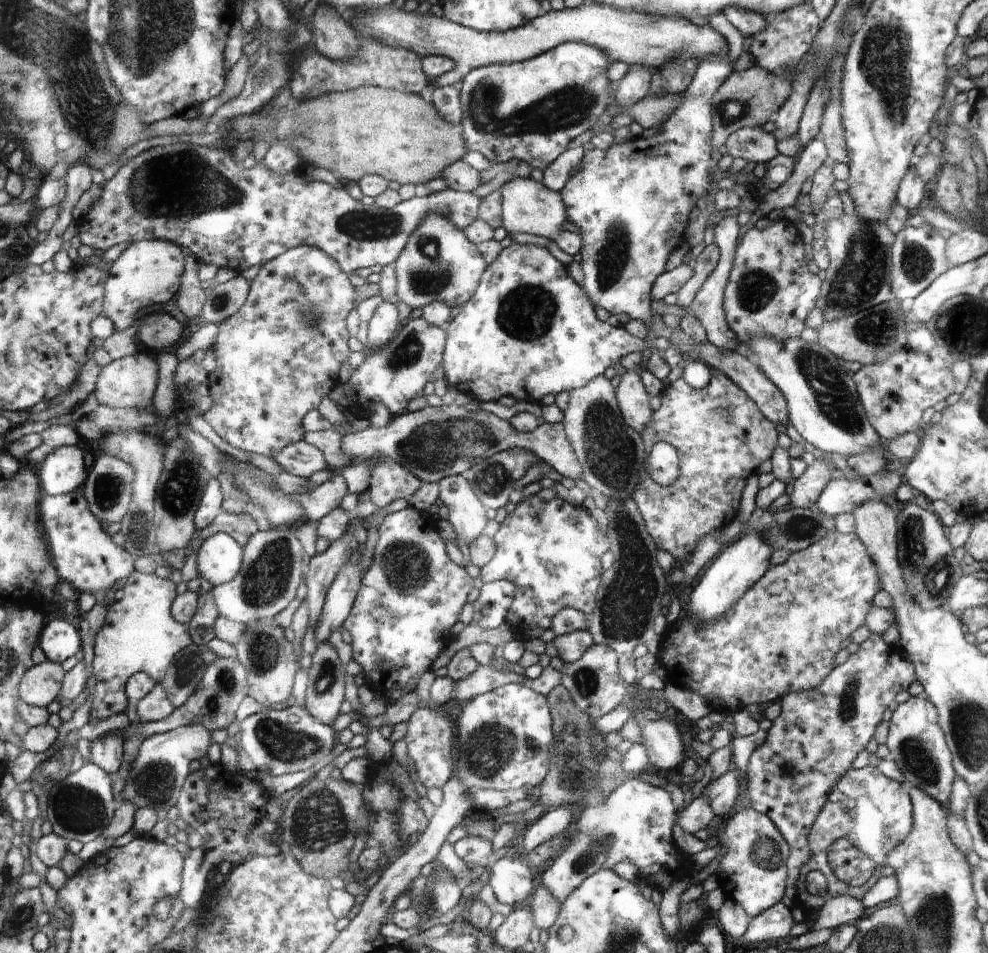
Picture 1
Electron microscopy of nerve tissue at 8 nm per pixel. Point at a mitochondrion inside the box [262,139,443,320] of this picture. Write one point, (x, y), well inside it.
(360, 224)

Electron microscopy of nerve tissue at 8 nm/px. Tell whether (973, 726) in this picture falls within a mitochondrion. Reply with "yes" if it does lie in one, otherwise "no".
yes

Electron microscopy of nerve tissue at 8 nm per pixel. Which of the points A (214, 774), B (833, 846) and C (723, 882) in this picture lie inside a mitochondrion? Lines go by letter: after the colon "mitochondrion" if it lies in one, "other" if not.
A: other
B: other
C: other

